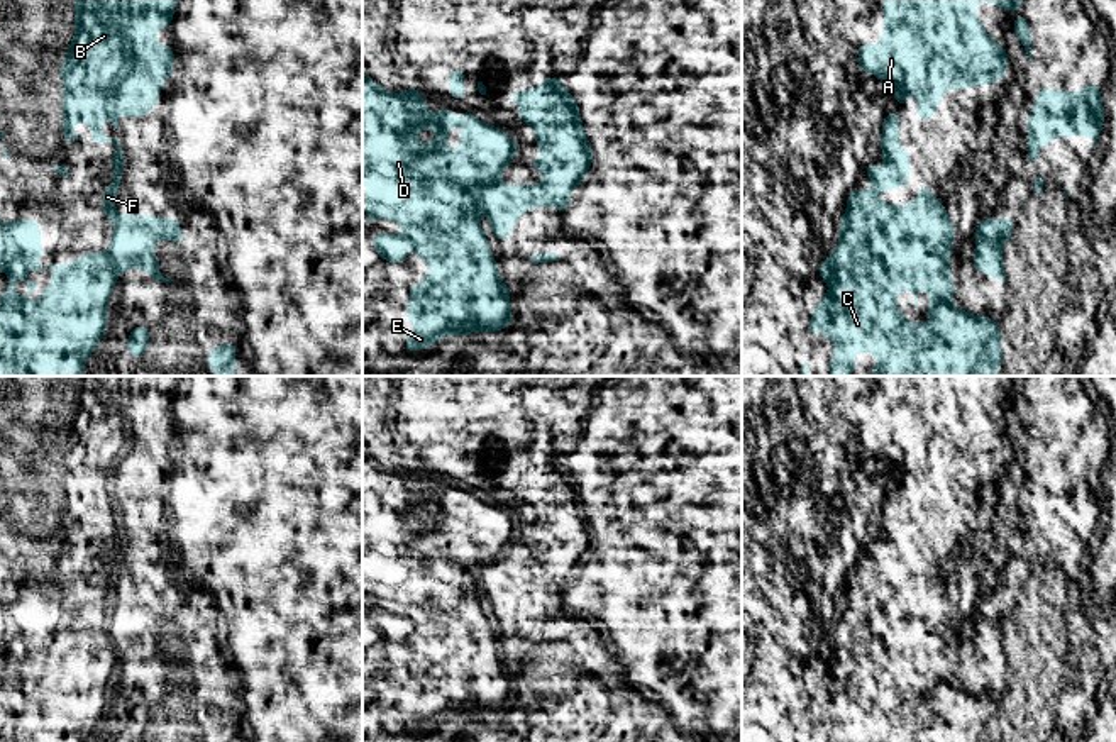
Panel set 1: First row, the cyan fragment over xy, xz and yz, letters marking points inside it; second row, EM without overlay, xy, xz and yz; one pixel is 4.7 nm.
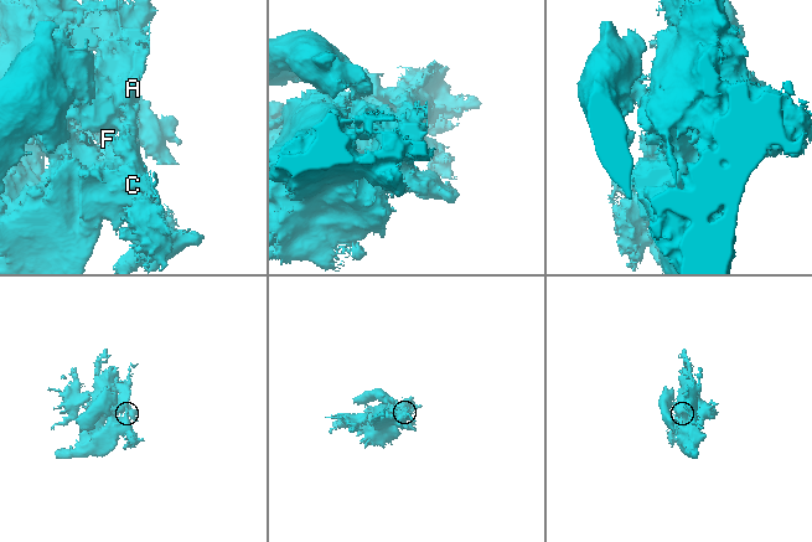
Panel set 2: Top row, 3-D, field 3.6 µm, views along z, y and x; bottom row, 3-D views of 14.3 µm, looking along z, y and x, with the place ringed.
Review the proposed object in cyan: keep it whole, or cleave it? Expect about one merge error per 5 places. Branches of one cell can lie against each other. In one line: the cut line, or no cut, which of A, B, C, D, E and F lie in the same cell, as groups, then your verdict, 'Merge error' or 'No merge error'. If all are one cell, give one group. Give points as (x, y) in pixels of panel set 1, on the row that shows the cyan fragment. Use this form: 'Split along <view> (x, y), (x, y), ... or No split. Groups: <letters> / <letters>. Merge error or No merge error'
No split. Groups: A B C D E F. No merge error

